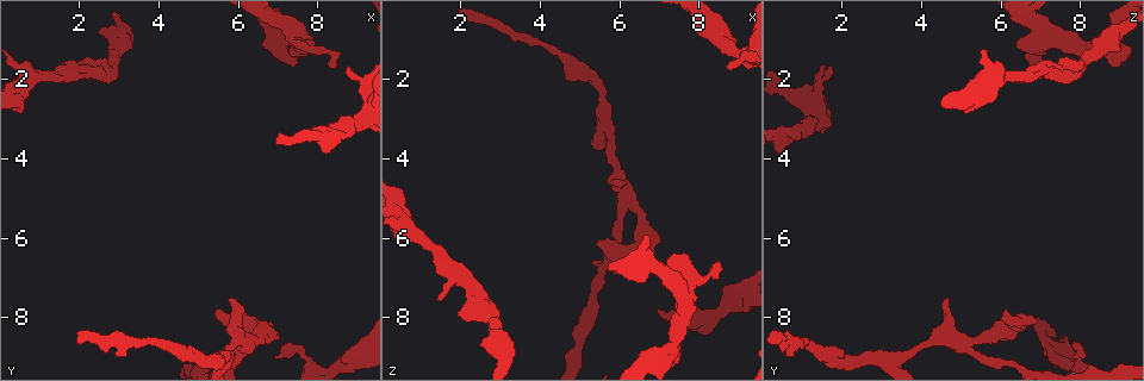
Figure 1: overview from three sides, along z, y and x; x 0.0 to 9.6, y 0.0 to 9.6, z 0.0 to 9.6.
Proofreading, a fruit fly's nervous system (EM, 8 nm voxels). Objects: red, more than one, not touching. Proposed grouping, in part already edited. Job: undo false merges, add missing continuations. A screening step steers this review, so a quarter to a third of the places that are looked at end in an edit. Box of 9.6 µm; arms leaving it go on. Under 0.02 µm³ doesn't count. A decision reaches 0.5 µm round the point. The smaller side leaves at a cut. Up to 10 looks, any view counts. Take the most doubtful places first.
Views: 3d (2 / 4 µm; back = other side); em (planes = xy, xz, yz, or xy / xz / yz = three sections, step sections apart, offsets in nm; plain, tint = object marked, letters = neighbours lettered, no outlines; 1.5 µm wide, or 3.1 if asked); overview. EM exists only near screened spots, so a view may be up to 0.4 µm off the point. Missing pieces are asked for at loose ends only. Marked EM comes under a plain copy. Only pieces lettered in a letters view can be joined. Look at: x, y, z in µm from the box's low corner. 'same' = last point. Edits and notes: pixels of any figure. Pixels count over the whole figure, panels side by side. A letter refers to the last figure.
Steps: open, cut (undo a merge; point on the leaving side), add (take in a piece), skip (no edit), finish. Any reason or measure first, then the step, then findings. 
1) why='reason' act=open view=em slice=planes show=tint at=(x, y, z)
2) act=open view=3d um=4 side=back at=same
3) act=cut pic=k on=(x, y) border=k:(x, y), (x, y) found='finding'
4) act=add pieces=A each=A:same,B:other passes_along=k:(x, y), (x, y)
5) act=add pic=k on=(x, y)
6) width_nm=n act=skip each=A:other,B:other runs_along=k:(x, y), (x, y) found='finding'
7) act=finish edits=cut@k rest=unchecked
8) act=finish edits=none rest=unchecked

why='free end' act=open view=em slice=xy step=4 show=letters at=(1.50, 1.85, 7.55)

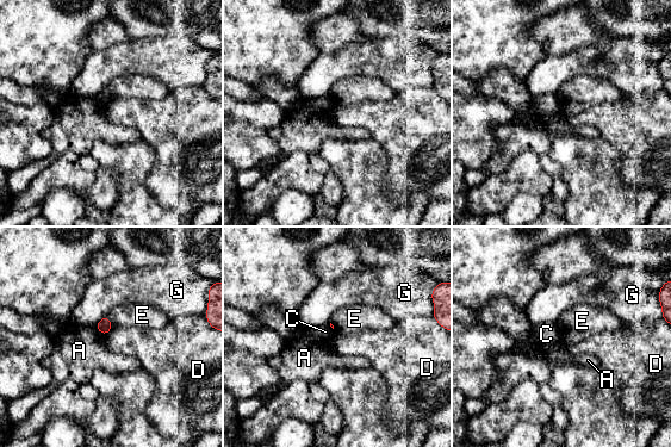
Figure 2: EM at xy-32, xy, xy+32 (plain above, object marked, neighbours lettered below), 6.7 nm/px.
act=skip each=A:other,C:other,D:other,E:other,G:other found='none of them fits'

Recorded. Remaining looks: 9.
why='free end' act=open view=3d um=4 side=back at=(8.40, 1.75, 6.85)

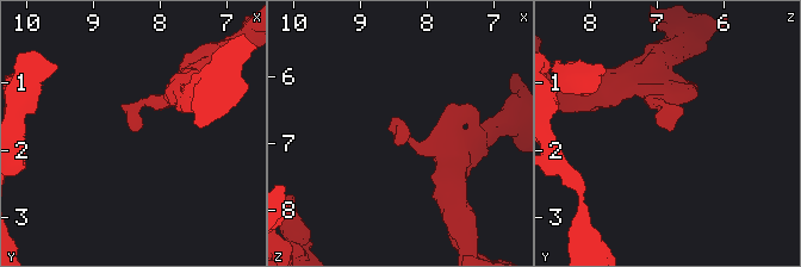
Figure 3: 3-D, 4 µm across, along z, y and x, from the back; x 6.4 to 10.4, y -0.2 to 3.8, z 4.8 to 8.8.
why='need the tissue' act=open view=em slice=xz step=8 show=letters at=(8.45, 1.70, 6.75)

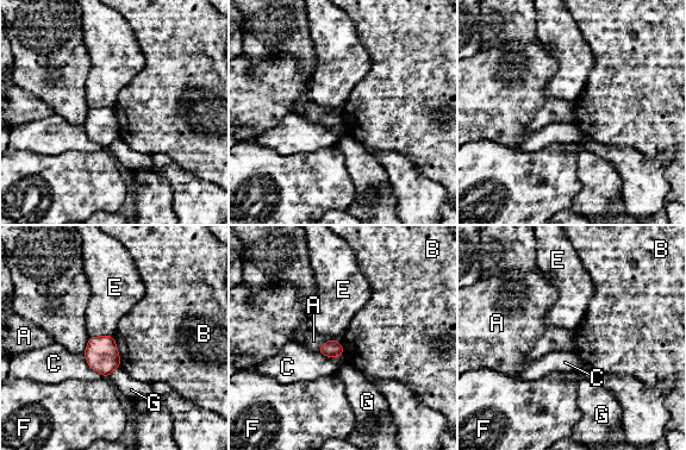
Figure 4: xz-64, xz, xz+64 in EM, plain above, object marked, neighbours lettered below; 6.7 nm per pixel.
act=open view=em slice=planes show=letters at=same

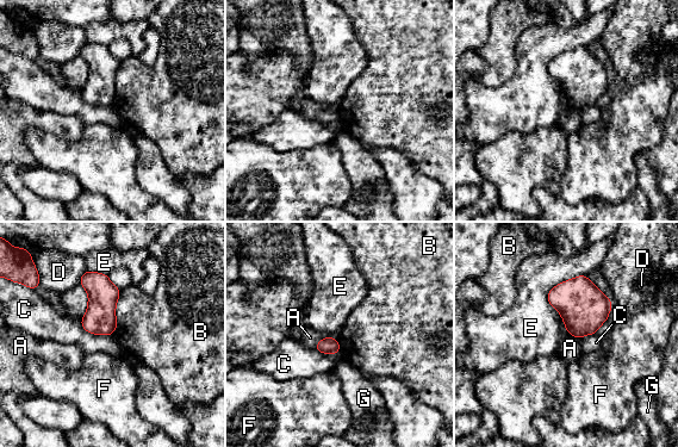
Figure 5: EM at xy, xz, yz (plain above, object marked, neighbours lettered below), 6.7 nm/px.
act=skip each=A:other,B:other,C:other,D:other,E:other,F:other,G:other border=5:(120, 291), (116, 329), (111, 334) found='no lettered piece goes on from it'

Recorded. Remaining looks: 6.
why='branch stops here' act=open view=em slice=planes show=letters at=(5.75, 7.55, 4.60)

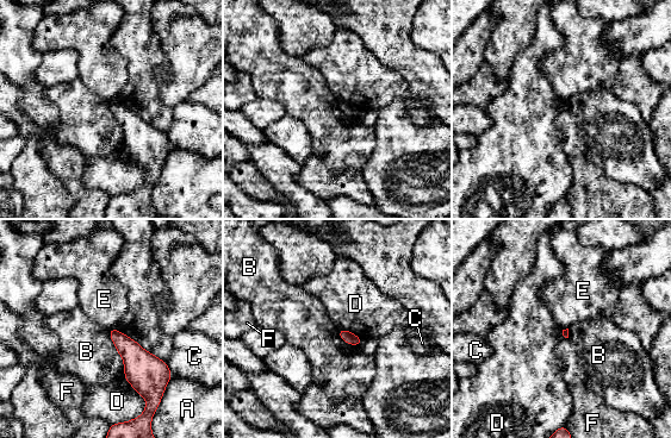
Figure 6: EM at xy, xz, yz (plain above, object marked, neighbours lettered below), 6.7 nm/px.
act=skip each=A:other,B:other,C:other,D:other,E:other,F:other border=6:(109, 330), (124, 369) found='none of them fits'

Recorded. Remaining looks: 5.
why='branch stops here' act=open view=em slice=planes show=letters at=(8.80, 1.65, 1.70)

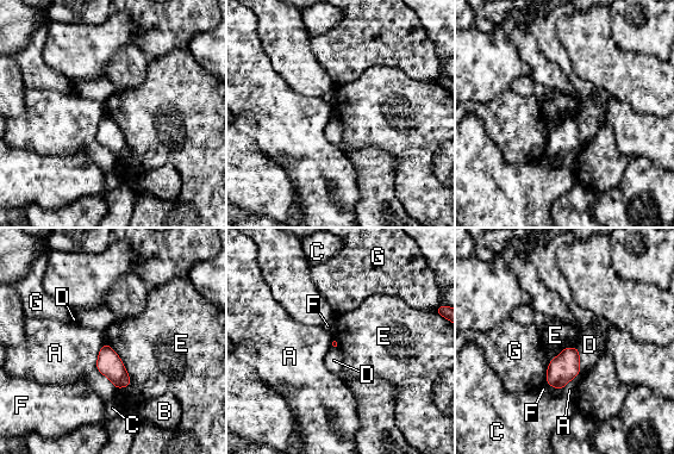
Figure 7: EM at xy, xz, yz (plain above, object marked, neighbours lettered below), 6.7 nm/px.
act=skip each=A:other,B:other,C:other,D:other,E:other,F:other,G:other border=7:(106, 342), (130, 379), (125, 387) found='no lettered piece goes on from it'

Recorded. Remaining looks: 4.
act=finish edits=none rest=unchecked

